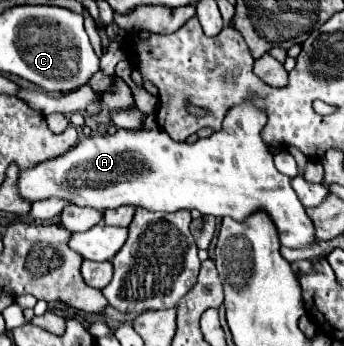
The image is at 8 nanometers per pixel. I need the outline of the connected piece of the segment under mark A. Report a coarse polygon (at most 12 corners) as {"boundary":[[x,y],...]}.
{"boundary":[[242,103],[192,145],[160,127],[84,137],[20,171],[30,205],[264,211],[282,245],[314,223]]}

